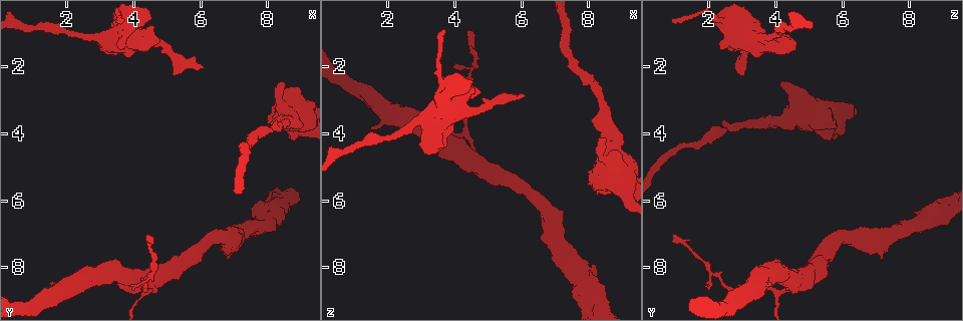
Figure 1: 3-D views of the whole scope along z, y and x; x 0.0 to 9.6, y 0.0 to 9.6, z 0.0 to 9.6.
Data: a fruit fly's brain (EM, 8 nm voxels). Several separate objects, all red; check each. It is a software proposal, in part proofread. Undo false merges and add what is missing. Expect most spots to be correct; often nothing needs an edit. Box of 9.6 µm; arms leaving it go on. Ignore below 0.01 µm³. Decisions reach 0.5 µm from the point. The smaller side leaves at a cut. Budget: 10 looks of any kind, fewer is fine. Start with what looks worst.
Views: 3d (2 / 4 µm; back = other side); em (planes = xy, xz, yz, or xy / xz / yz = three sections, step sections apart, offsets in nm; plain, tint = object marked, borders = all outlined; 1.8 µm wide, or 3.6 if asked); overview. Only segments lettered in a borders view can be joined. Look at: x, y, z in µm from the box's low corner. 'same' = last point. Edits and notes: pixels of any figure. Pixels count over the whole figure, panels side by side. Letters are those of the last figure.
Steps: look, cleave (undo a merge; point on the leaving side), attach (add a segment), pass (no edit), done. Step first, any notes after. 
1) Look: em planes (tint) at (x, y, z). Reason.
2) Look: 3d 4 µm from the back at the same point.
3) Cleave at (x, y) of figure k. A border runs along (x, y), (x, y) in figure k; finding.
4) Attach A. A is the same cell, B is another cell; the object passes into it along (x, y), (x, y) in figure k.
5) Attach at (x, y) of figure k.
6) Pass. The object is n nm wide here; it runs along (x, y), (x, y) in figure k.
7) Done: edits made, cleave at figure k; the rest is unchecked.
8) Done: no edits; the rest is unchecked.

Look: em yz step 8 (tint) at (6.05, 2.00, 2.85). Free end.

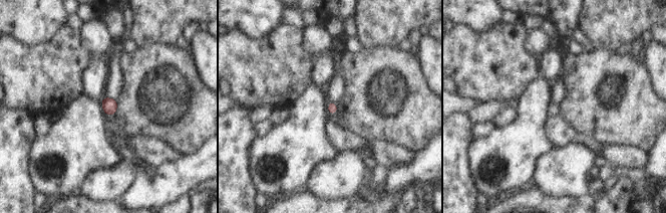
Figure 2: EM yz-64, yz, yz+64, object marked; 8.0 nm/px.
Look: em yz step 8 (borders) at the same point. What lies round it.

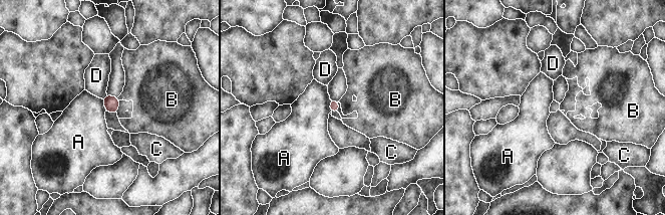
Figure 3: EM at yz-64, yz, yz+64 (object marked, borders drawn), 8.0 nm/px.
Pass. A, B, C and D are other cells; a border runs along (330, 99), (329, 112) in figure 3; no lettered segment goes on from it.

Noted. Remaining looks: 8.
Look: em planes (tint) at (8.30, 2.50, 4.10). Branch stops here.

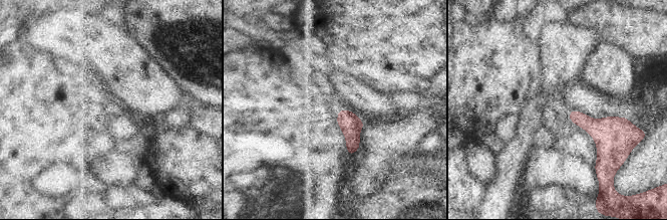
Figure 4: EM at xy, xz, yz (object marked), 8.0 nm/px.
Look: em planes (borders) at the same point. What lies round it.

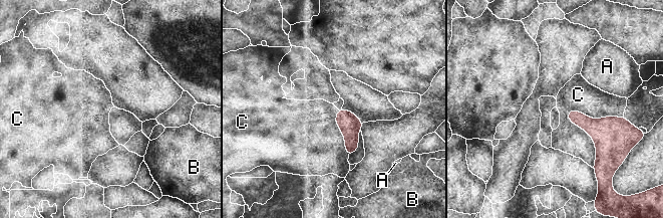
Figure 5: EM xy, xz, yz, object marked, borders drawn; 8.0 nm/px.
Pass. The longest contact is with C, 500 nm; A, B and C are other cells; a border runs along (570, 110), (593, 140), (594, 167) in figure 5; no lettered segment goes on from it.

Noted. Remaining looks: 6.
Look: em planes (tint) at (3.75, 0.55, 0.90).

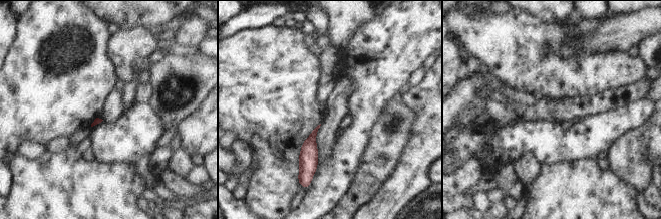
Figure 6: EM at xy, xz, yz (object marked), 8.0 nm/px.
Look: em planes (borders) at the same point. What lies round it.

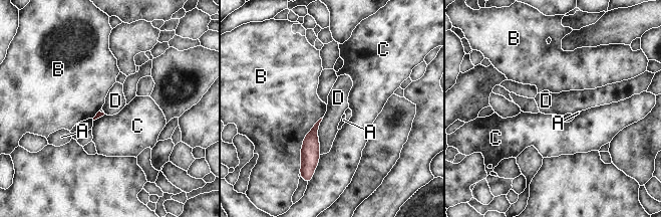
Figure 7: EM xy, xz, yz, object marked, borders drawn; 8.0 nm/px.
Pass. A, B, C and D are other cells; a border runs along (323, 118), (318, 130), (319, 154) in figure 7; none of them fits.

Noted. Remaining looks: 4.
Look: em 3.6 µm xy step 16 (tint) at (3.75, 1.00, 2.95). Sudden change in width.

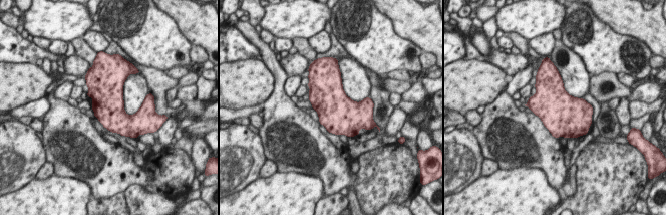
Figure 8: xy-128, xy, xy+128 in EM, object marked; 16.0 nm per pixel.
Look: em 3.6 µm planes (tint) at the same point.

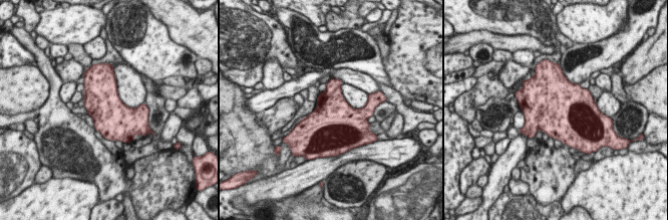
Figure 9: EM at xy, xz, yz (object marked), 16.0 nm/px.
Look: em 3.6 µm planes (borders) at the same point. See the neighbours.

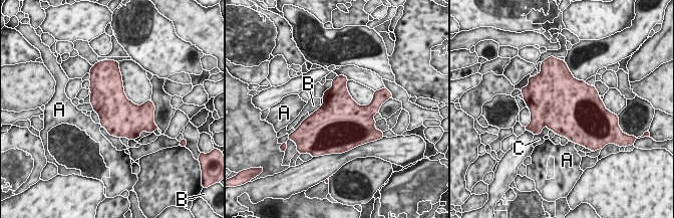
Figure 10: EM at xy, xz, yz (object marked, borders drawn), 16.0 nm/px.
Pass. The object is 600 nm wide here; A, B and C are other cells; a border runs along (320, 105), (309, 116) in figure 10; one neuron here.

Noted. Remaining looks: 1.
Done: no edits; the rest is unchecked.

